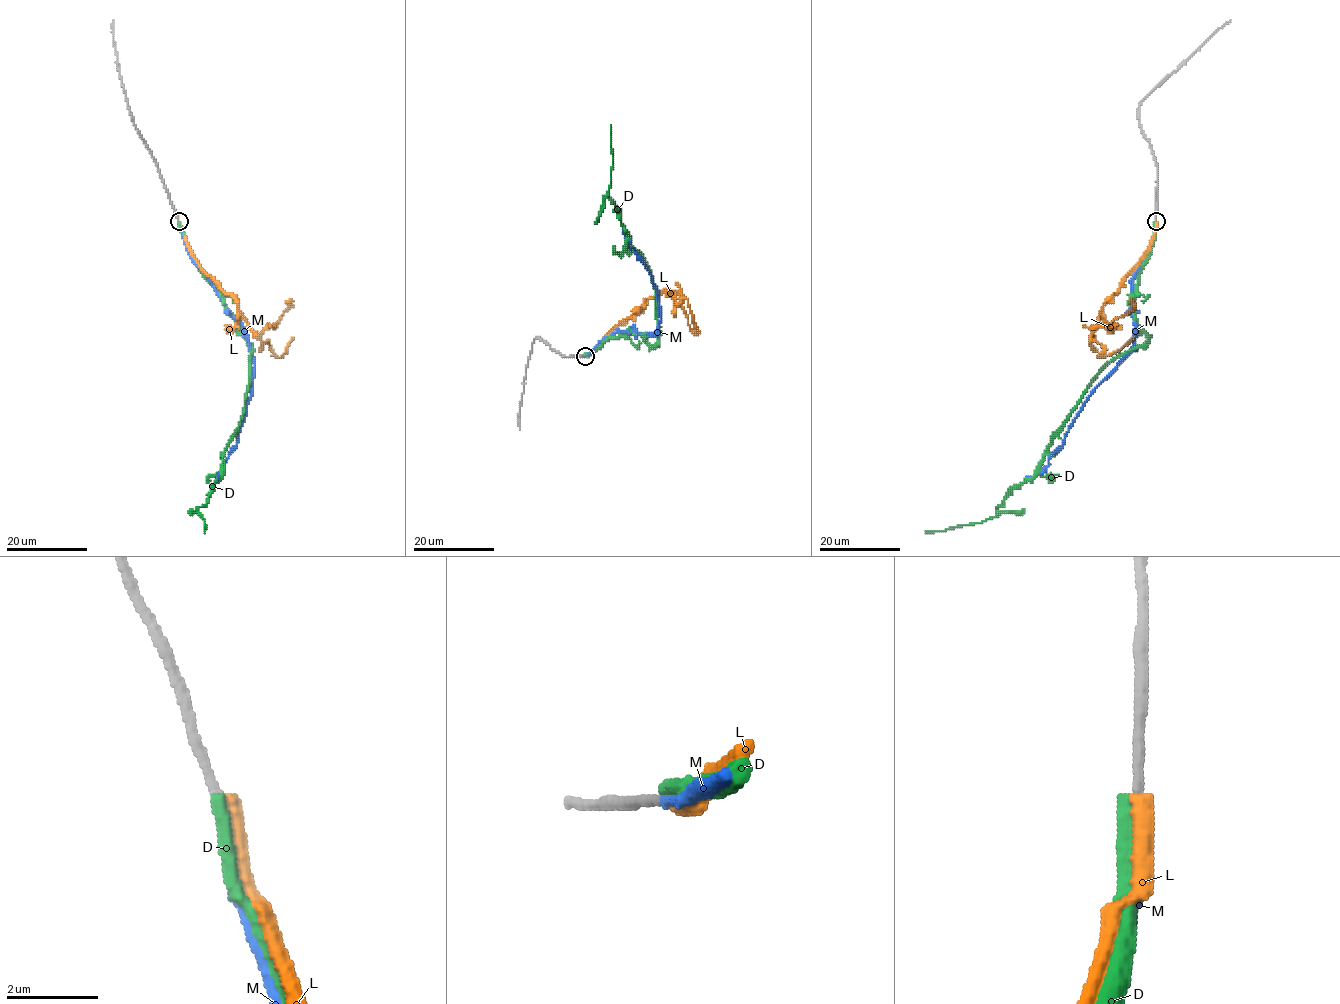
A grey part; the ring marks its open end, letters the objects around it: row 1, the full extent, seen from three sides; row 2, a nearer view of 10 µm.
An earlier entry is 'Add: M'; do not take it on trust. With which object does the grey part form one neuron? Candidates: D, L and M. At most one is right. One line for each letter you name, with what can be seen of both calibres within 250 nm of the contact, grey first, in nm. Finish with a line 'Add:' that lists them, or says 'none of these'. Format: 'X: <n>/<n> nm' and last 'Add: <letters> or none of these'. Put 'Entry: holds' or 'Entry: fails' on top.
Entry: holds
M: 200/220 nm
Add: M

